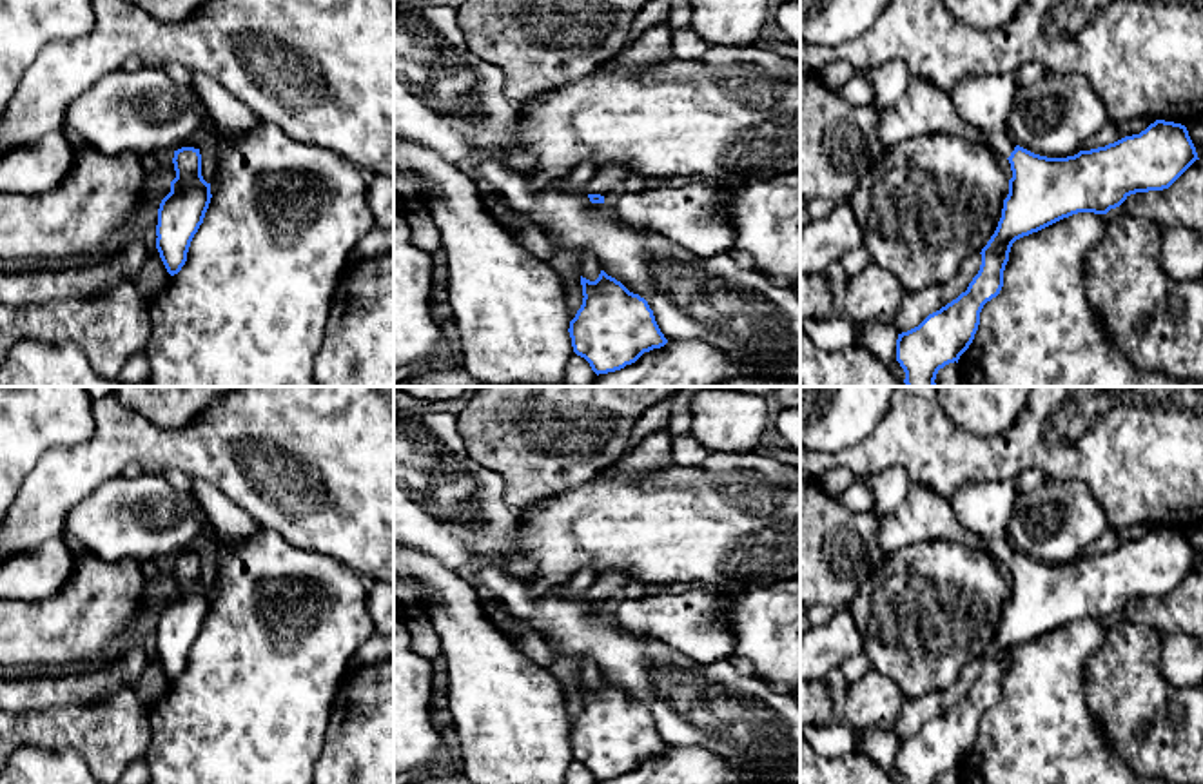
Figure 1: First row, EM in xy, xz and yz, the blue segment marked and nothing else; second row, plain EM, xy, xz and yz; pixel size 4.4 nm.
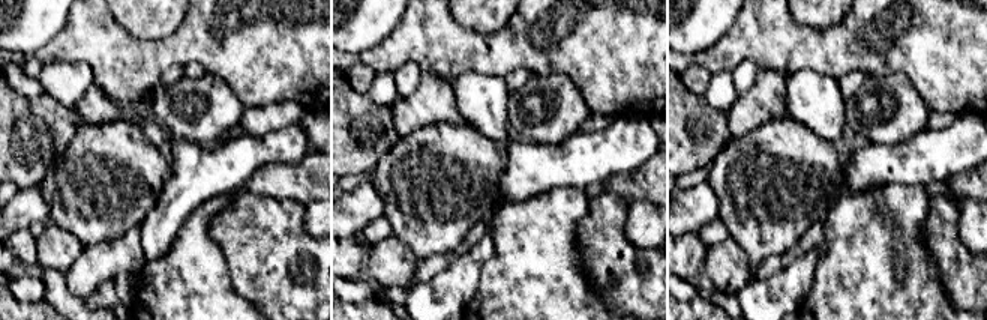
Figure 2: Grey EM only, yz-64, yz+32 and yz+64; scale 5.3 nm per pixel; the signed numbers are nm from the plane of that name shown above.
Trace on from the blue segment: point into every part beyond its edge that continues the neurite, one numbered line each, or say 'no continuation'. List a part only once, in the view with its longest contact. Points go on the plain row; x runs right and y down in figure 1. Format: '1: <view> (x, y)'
1: xz (606, 585)

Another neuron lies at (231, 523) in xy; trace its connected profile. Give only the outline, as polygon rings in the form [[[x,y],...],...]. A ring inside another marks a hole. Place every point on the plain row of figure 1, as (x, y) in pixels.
[[[192,479],[192,488],[205,514],[214,524],[218,543],[240,543],[261,532],[261,528],[238,508],[225,494],[209,483]]]

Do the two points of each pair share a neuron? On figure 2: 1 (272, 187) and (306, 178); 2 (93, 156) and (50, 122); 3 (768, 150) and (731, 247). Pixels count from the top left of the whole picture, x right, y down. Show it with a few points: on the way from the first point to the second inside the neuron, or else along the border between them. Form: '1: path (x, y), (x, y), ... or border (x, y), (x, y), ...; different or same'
1: path (281, 182), (297, 182); same
2: border (80, 126), (66, 150), (50, 167); different
3: border (731, 236), (750, 260); different

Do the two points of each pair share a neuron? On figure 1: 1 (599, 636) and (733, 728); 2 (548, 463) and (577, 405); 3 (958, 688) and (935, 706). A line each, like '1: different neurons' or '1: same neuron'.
1: same neuron
2: same neuron
3: same neuron

